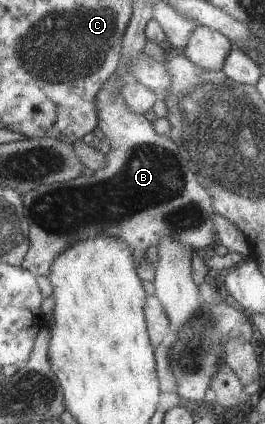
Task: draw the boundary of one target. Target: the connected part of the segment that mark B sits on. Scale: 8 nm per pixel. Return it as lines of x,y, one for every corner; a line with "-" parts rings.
113,69
109,78
103,83
102,89
95,96
95,110
97,111
98,132
111,146
109,153
107,154
108,165
92,175
81,175
72,181
63,181
60,183
53,183
52,185
41,185
38,189
31,192
19,193
22,201
24,202
24,213
27,215
28,223
30,224
30,241
31,246
22,267
30,270
35,276
46,276
49,278
50,270
52,269
52,262
58,257
58,254
64,253
64,250
71,248
77,241
82,241
88,238
96,237
97,235
111,235
117,238
125,239
134,250
134,257
136,265
139,264
139,260
146,257
145,252
149,246
155,246
158,248
163,237
170,236
181,240
184,245
193,248
193,250
203,251
207,247
213,248
217,243
216,226
214,223
215,207
213,204
212,196
210,192
197,180
195,172
189,168
191,166
191,160
187,156
187,152
179,144
177,144
169,135
162,135
158,133
158,130
154,127
154,124
147,120
142,114
137,114
127,104
126,98
123,96
122,88
126,84
127,79
122,77
122,74

